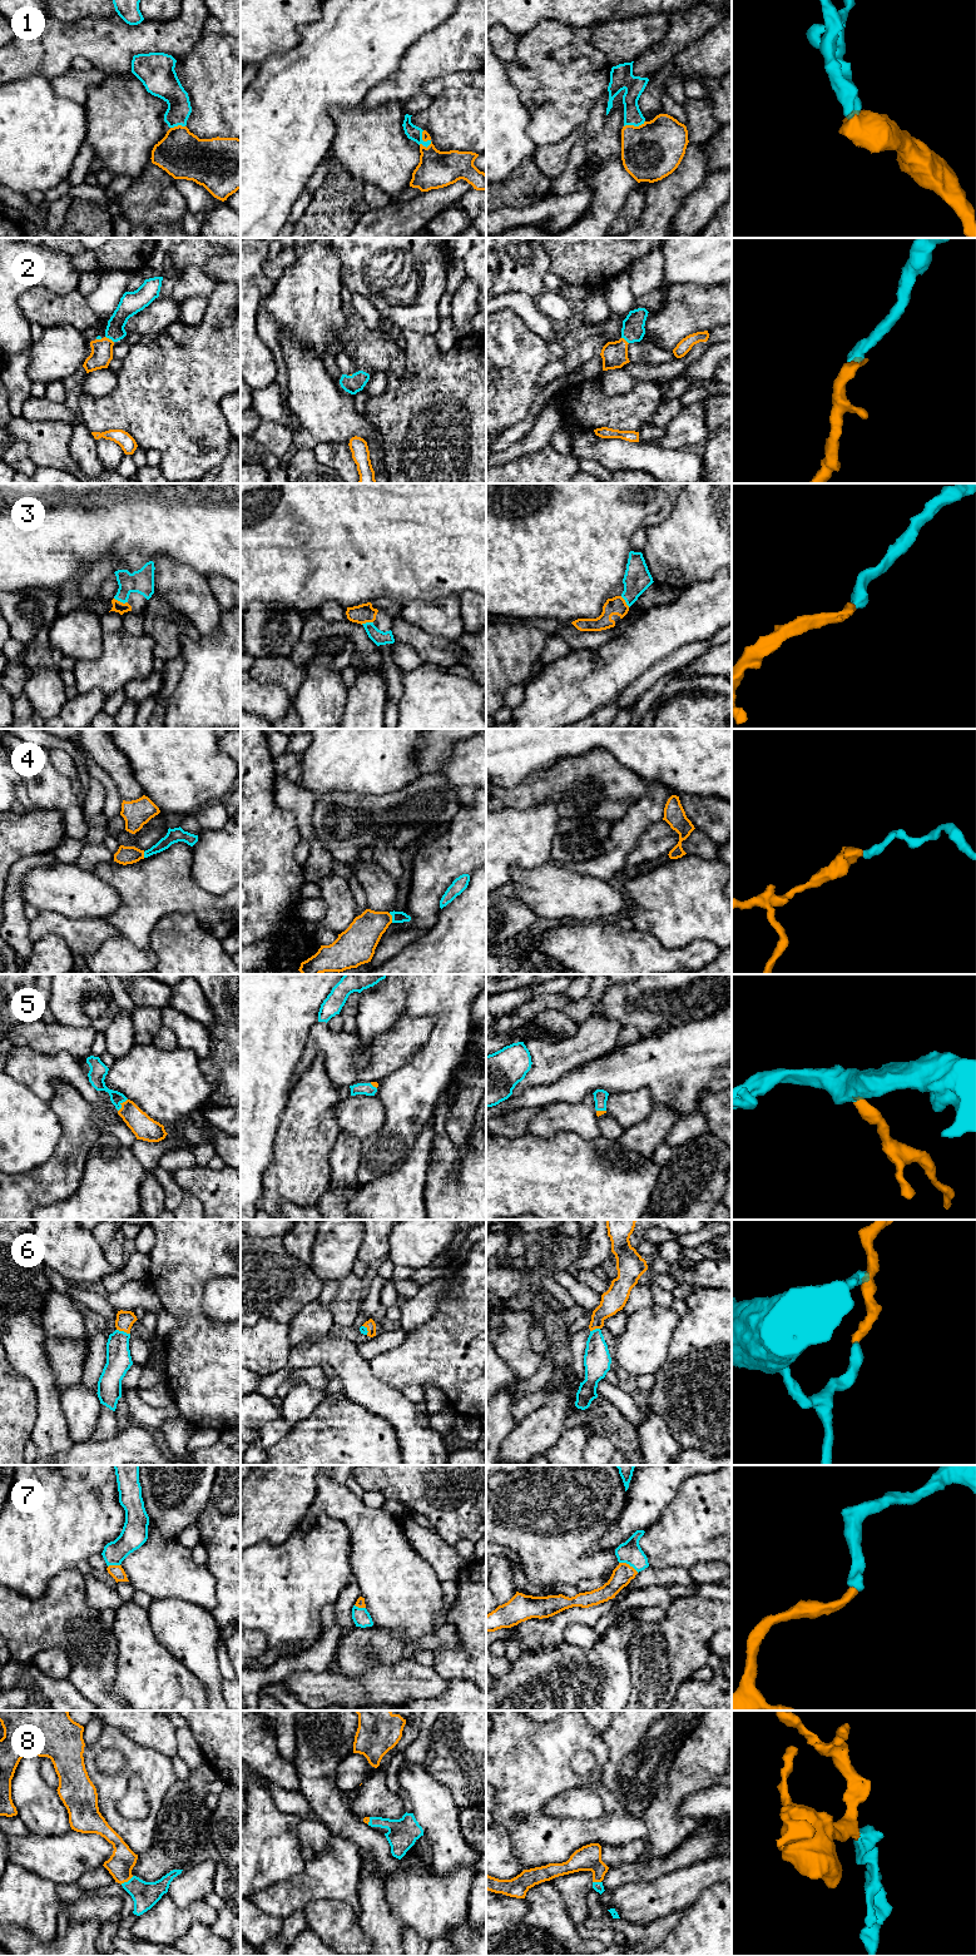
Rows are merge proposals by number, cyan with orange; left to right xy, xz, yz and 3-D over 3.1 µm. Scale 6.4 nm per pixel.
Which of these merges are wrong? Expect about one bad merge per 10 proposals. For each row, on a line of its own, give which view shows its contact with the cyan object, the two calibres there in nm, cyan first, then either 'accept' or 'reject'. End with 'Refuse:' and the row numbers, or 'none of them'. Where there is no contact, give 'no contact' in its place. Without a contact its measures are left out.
1: meets cyan in yz; 120 nm thick on the cyan side, 380 nm on the other; accept
2: meets cyan in xy; 130 nm thick on the cyan side, 140 nm on the other; accept
3: meets cyan in xy; 160 nm thick on the cyan side, 70 nm on the other; accept
4: meets cyan in xz; 80 nm thick on the cyan side, 220 nm on the other; accept
5: meets cyan in xy; 110 nm thick on the cyan side, 150 nm on the other; accept
6: meets cyan in xy; 160 nm thick on the cyan side, 120 nm on the other; accept
7: meets cyan in yz; 140 nm thick on the cyan side, 130 nm on the other; accept
8: meets cyan in xy; 170 nm thick on the cyan side, 160 nm on the other; accept
Refuse: none of them

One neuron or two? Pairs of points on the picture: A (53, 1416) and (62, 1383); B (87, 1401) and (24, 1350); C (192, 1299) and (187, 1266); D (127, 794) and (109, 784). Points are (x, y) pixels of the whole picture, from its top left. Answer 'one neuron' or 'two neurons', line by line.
A: two neurons
B: two neurons
C: one neuron
D: two neurons

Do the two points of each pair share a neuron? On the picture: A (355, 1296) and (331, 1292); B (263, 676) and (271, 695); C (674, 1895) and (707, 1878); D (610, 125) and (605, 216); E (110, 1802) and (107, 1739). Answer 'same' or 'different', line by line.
A: different
B: different
C: same
D: same
E: same

